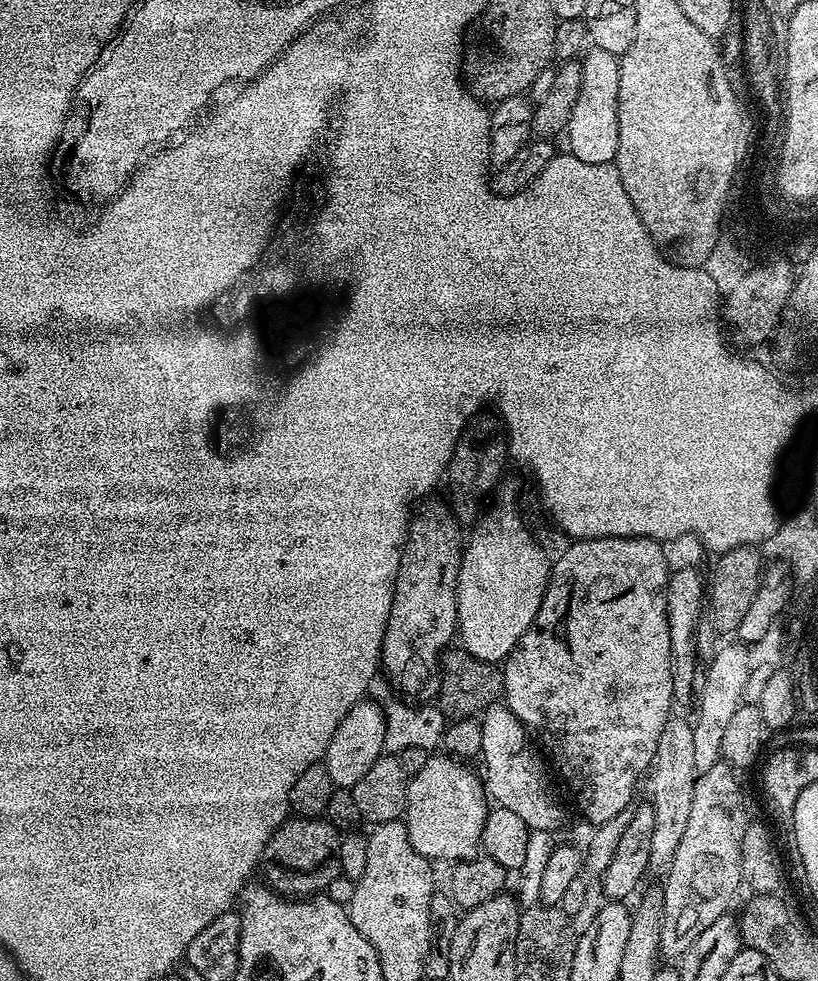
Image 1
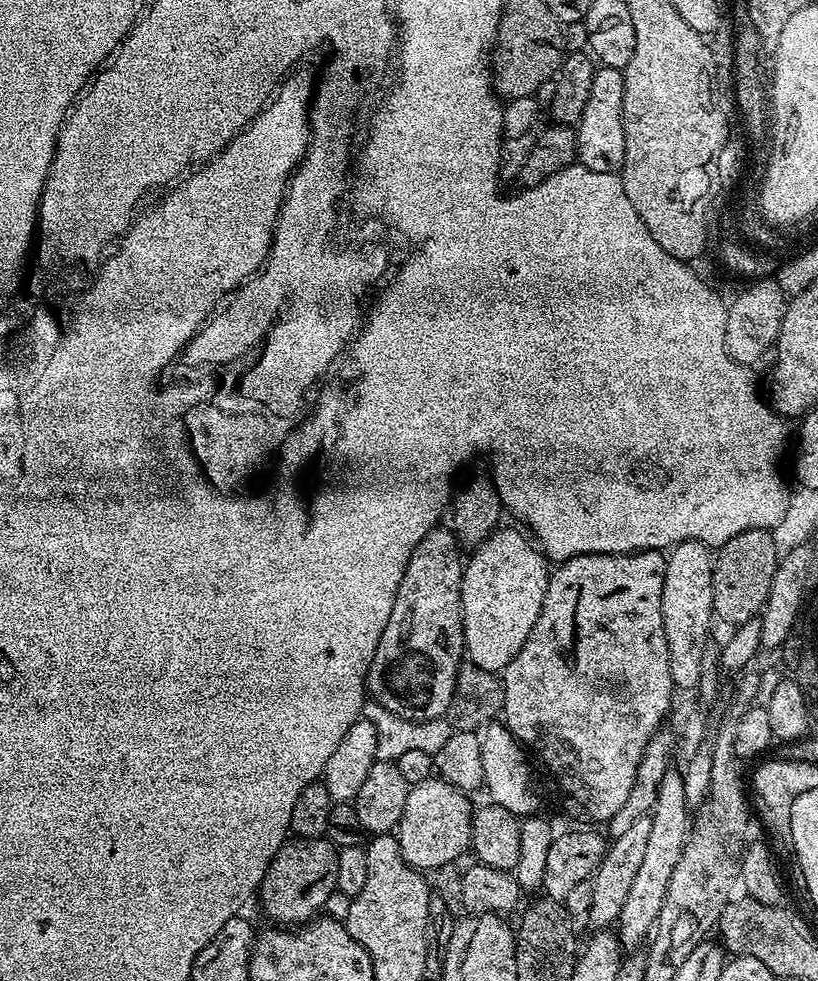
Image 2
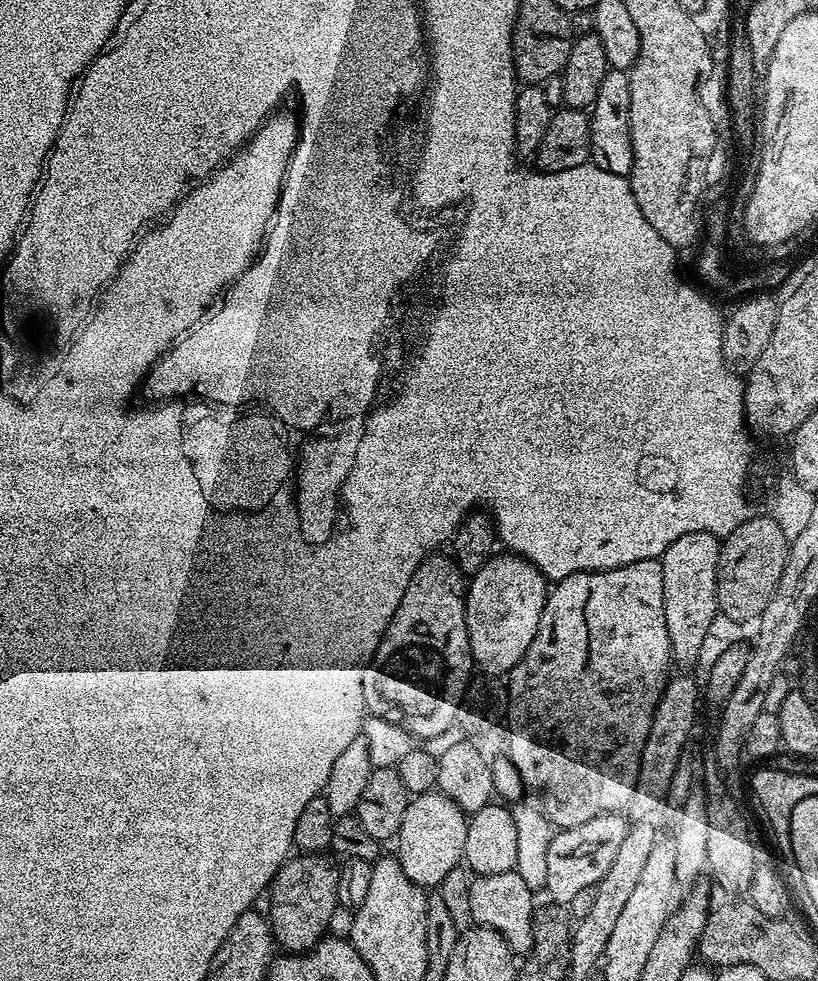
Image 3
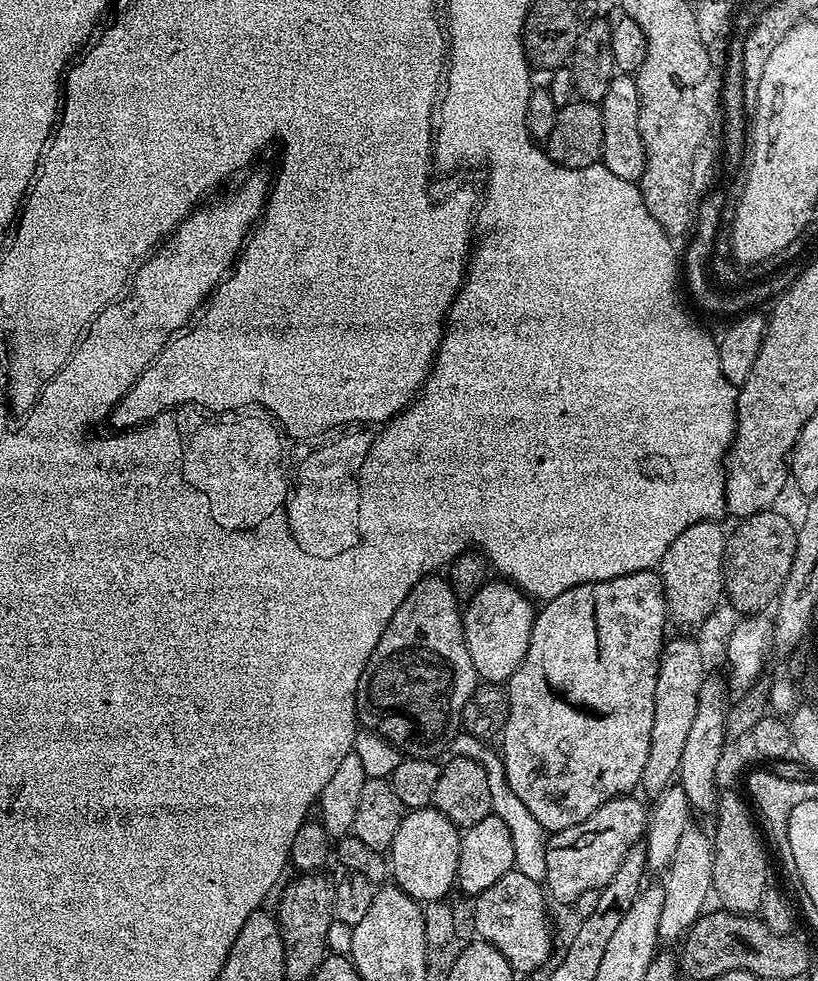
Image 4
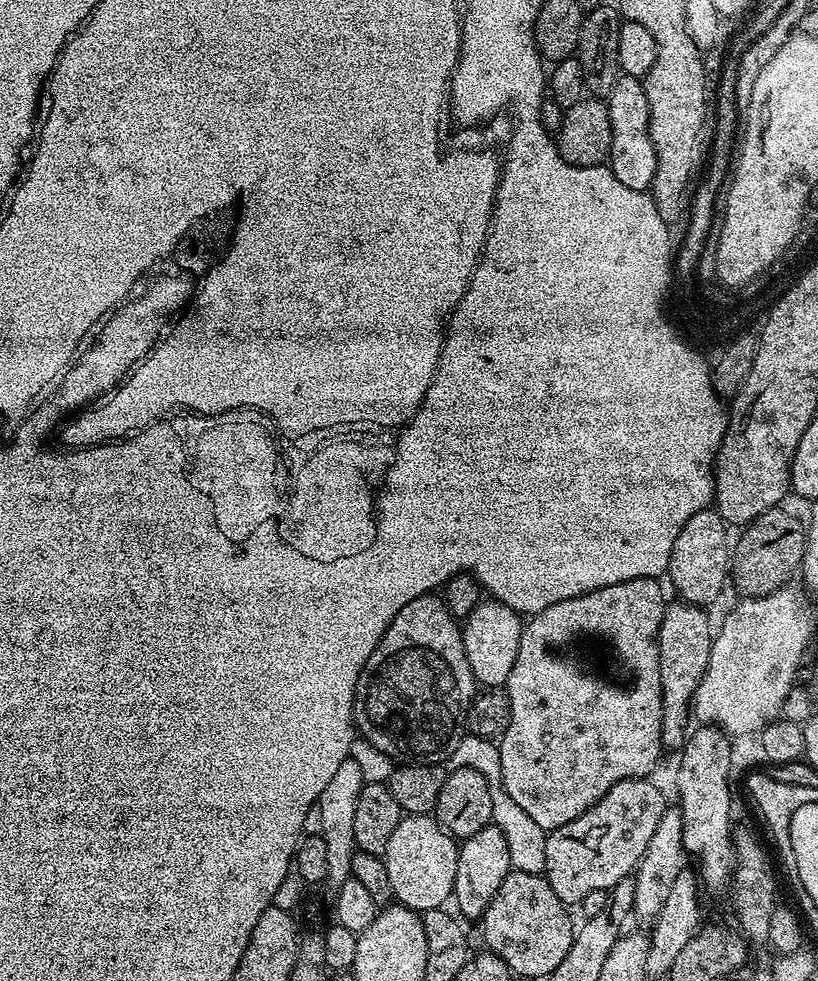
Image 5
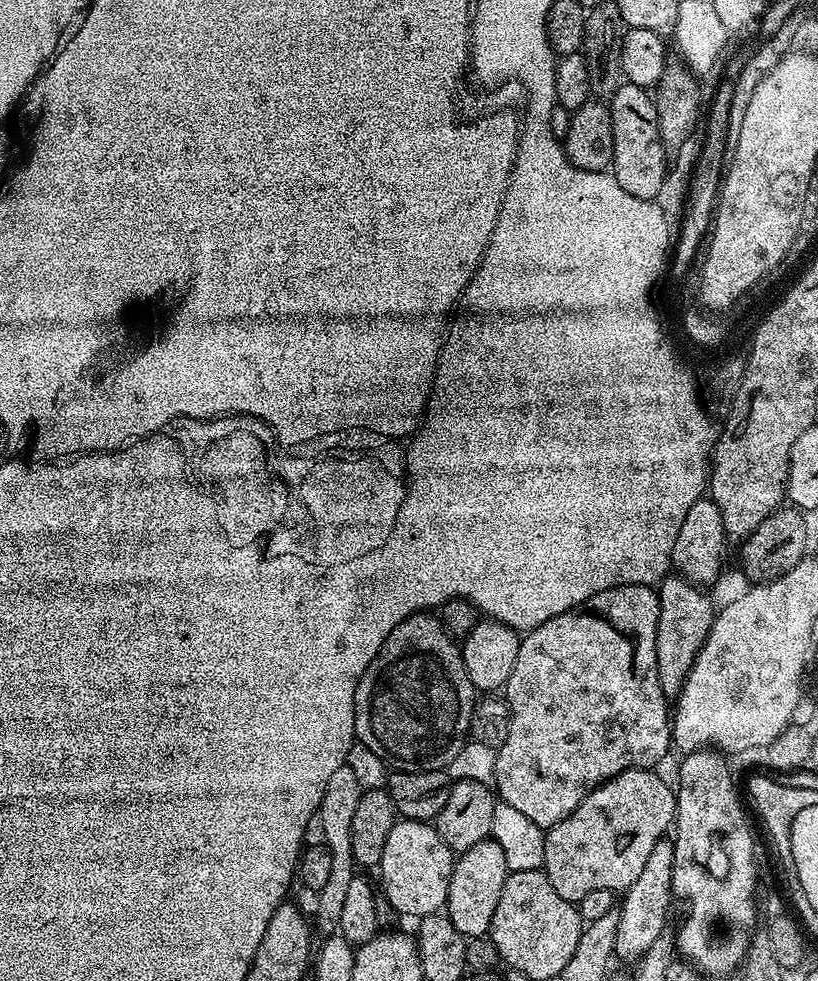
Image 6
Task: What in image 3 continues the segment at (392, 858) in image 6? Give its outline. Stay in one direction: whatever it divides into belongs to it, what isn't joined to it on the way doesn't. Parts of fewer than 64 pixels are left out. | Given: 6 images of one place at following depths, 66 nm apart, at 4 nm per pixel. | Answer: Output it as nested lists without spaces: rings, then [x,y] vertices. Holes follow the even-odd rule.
[[[431,790],[420,795],[413,795],[406,806],[406,814],[402,814],[402,826],[395,837],[394,855],[400,861],[402,870],[410,882],[414,882],[419,888],[432,890],[435,884],[440,884],[456,867],[461,867],[466,846],[466,826],[468,816],[453,802],[446,798],[438,790]]]

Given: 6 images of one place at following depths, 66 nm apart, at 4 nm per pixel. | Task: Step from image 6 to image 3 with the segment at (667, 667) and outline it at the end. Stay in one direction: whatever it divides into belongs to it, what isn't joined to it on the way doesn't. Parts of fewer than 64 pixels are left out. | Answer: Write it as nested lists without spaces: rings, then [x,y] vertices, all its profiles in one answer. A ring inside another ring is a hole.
[[[673,675],[664,686],[663,694],[655,706],[654,718],[650,722],[650,734],[646,734],[644,749],[640,755],[638,778],[634,798],[630,798],[626,809],[633,821],[645,819],[660,803],[665,803],[680,756],[686,752],[688,735],[696,724],[696,708],[700,703],[700,688],[688,676]]]

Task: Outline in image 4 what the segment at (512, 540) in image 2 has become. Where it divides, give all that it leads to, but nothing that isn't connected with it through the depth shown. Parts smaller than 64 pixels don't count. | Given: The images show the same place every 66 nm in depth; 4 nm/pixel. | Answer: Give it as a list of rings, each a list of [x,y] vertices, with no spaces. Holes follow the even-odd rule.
[[[482,583],[462,612],[470,662],[474,662],[476,675],[485,684],[503,685],[512,677],[522,658],[526,658],[532,633],[533,601],[515,583],[500,583],[504,584]]]

